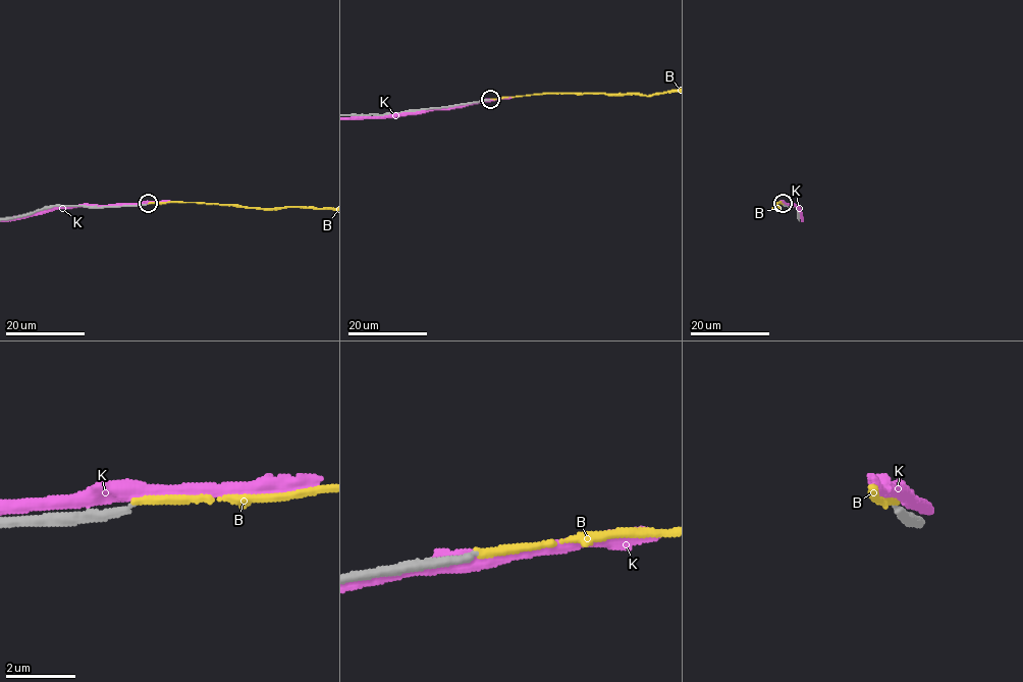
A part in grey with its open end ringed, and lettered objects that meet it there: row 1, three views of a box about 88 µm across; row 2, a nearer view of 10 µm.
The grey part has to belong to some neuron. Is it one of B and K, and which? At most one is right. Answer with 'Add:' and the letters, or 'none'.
Add: none

